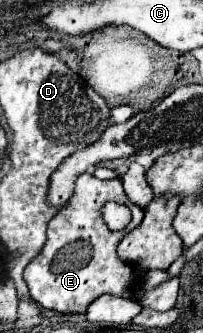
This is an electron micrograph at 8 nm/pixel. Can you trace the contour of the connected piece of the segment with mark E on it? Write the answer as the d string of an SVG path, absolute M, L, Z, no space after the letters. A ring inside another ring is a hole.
M90 171L82 173L76 179L74 195L68 207L48 223L48 239L40 257L34 259L34 263L30 263L30 267L26 267L24 271L30 295L46 309L74 313L86 313L90 303L104 293L132 299L132 293L138 287L138 279L134 279L132 265L116 255L116 249L120 239L142 223L142 217L144 209L140 209L126 197L120 179L102 181L96 179ZM106 201L120 201L132 211L132 221L126 229L110 231L106 227L100 215L100 207Z

